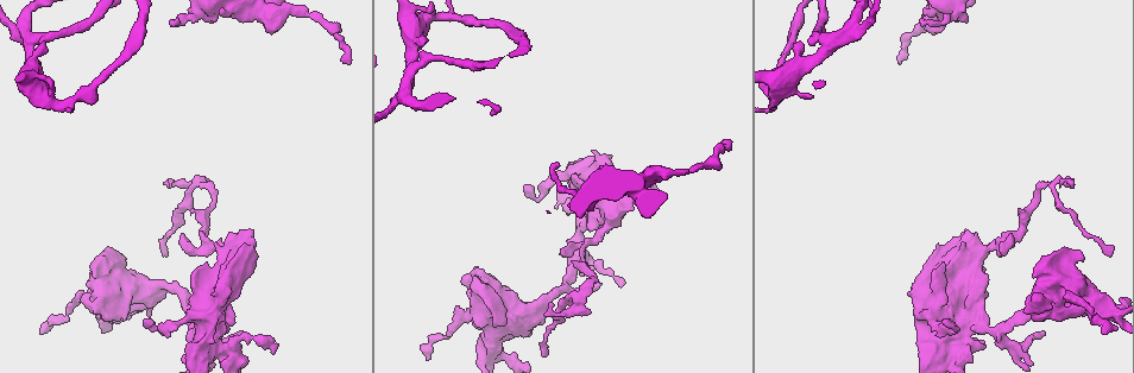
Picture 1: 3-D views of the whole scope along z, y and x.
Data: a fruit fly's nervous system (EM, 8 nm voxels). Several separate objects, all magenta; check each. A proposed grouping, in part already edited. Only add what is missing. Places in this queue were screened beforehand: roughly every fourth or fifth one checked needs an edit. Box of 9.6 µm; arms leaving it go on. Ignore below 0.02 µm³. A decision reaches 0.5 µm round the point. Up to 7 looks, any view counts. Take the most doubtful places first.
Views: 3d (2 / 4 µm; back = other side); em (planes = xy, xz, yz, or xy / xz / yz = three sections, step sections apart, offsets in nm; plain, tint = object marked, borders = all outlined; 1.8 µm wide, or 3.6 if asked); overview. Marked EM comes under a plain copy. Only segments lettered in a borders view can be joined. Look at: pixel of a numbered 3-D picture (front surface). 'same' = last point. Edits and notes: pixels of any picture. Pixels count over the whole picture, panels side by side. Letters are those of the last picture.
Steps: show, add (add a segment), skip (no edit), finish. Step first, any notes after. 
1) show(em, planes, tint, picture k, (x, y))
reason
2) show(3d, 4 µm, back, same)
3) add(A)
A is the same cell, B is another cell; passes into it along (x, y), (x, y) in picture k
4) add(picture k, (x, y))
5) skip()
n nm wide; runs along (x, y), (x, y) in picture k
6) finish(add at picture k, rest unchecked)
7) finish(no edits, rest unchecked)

show(em, planes, borders, picture 1, (349, 62))
long arm stops here

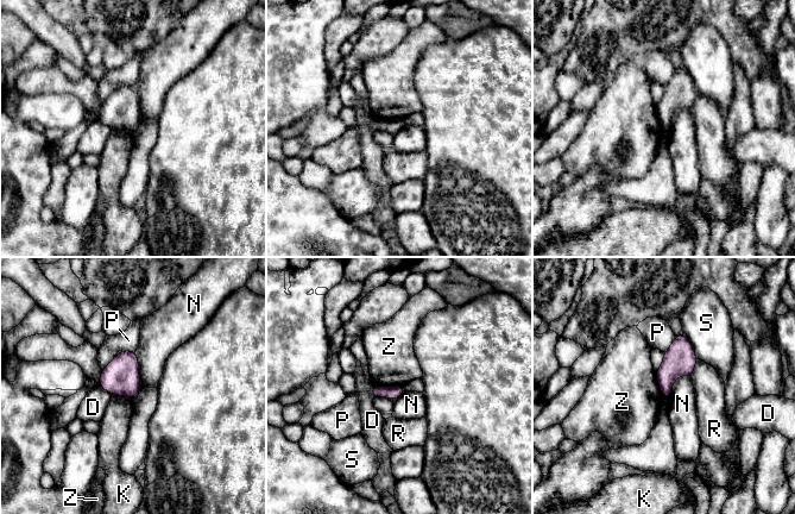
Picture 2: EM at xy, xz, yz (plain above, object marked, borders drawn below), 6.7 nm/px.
skip()
90 nm wide; D, K, N, P, R, S and Z are other cells; border along (691, 376), (675, 381), (669, 399) in picture 2; no lettered segment goes on from it

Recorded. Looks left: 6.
show(em, xy, step 8, borders, picture 1, (1108, 306))
thick turns thin

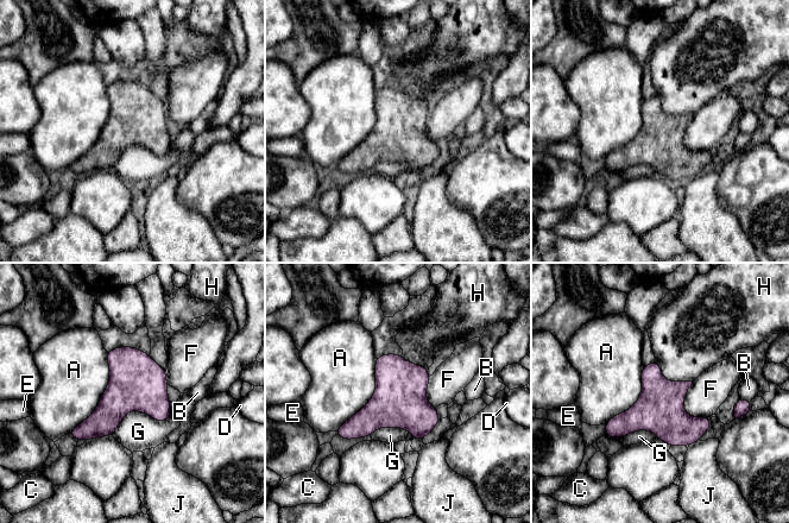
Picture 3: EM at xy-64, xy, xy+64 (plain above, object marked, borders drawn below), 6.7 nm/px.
skip()
A, B, C, D, E, F, G, H and J are other cells; border along (171, 414), (128, 411), (112, 435) in picture 3; no lettered segment goes on from it

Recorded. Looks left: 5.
show(em, xz, step 8, tint, picture 1, (576, 226))
free end

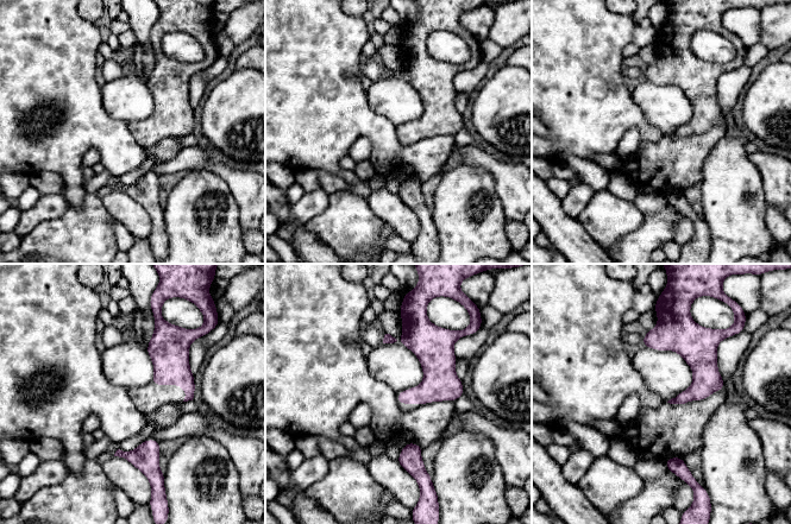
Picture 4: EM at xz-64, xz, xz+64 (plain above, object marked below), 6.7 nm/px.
show(em, yz, step 4, tint, same)
cut it another way

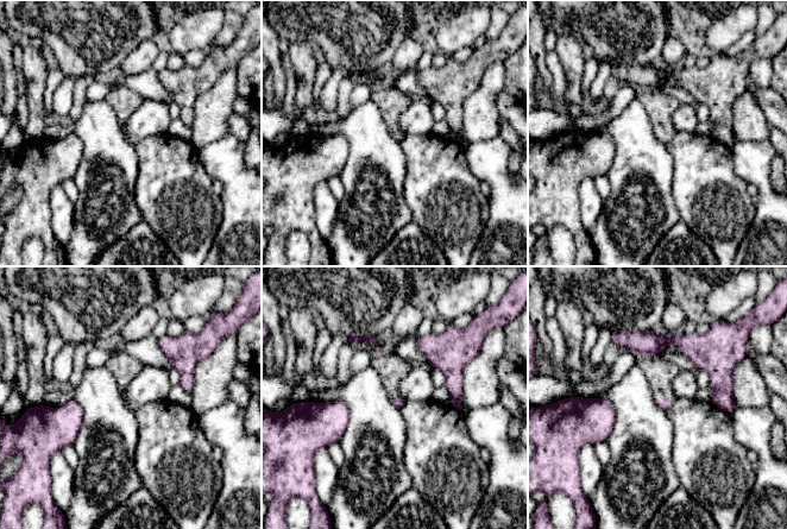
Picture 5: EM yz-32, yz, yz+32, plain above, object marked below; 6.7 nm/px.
show(em, yz, step 4, borders, same)

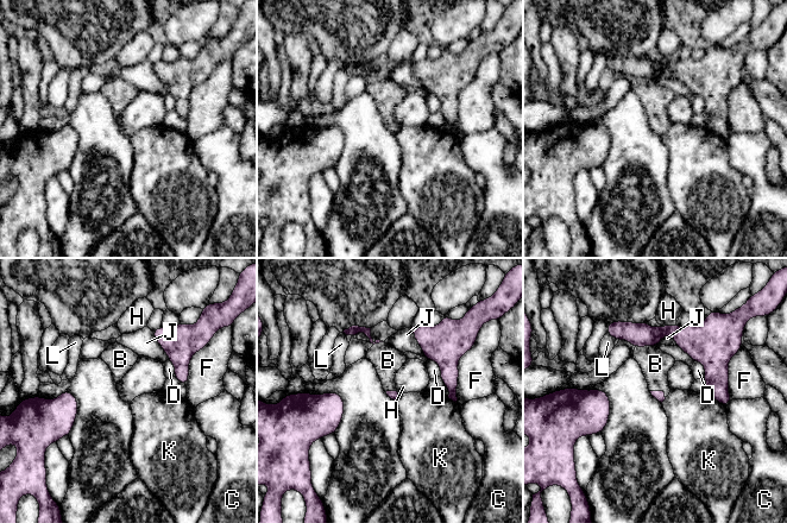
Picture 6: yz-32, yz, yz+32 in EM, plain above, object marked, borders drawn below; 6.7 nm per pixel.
add(B)
F touches over 340 nm; B is the same cell, C, D, F, H, J, K and L are other cells; it goes on there

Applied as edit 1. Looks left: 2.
finish(add at picture 6, rest unchecked)

